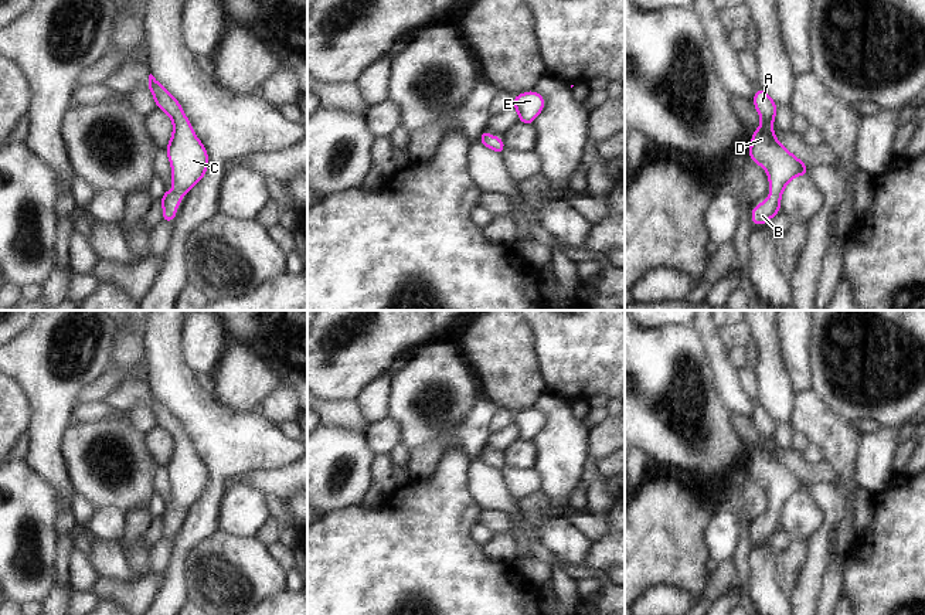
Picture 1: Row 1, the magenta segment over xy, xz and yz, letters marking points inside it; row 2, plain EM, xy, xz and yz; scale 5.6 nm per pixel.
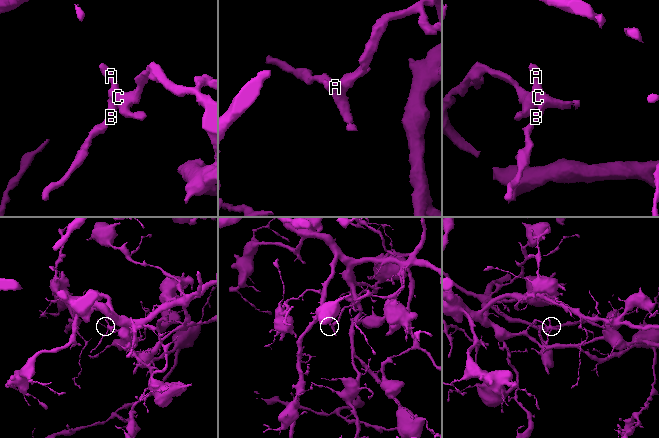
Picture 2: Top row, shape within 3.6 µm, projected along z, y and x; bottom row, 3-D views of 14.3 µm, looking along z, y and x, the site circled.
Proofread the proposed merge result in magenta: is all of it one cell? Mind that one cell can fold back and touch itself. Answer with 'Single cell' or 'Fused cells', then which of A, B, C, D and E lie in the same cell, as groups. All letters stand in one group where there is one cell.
Single cell. Groups: A B C D E.

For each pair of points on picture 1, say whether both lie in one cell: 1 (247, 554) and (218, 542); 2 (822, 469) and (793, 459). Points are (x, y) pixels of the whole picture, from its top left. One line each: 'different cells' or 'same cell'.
1: same cell
2: same cell

